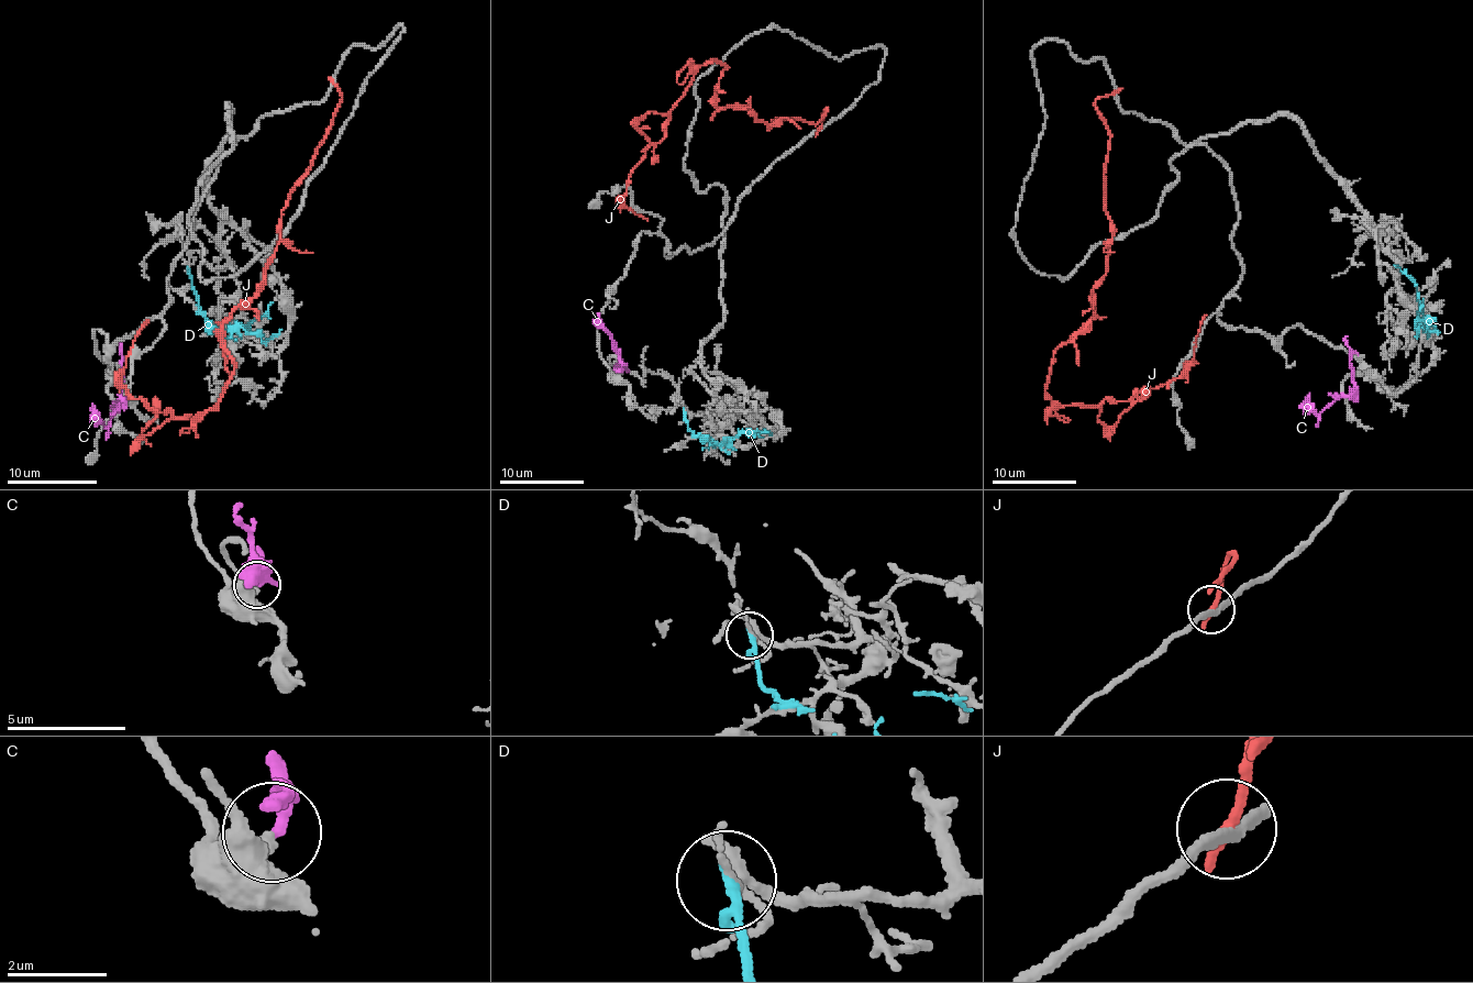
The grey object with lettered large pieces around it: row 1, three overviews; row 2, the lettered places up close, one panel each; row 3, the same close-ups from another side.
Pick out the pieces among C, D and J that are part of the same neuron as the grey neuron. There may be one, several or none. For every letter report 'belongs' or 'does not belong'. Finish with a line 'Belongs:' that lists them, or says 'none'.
C: does not belong
D: does not belong
J: does not belong
Belongs: none

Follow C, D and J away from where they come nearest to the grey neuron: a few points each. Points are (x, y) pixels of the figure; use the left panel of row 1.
C: (119, 361), (121, 401), (106, 426), (92, 404)
D: (187, 266), (198, 309), (221, 329), (245, 327), (263, 340), (281, 329)
J: (333, 81), (342, 102), (265, 277), (225, 322), (232, 378), (198, 417), (121, 383), (148, 320)

